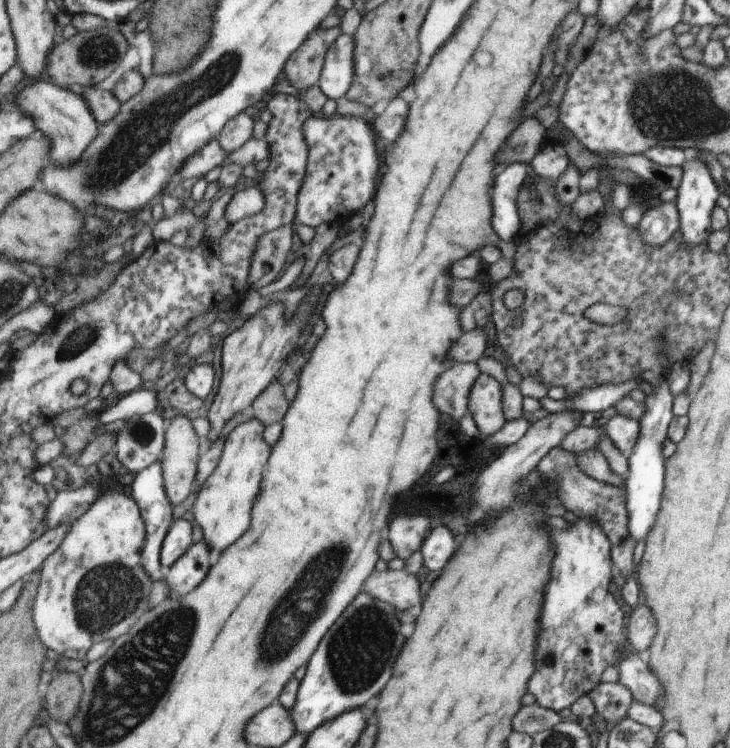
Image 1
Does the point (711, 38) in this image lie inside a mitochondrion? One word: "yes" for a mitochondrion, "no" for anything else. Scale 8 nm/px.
no

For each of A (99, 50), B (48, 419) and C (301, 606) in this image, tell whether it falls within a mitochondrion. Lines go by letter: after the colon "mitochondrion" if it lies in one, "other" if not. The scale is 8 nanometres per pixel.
A: mitochondrion
B: other
C: mitochondrion

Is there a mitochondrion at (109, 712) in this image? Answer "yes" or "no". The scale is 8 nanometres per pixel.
yes

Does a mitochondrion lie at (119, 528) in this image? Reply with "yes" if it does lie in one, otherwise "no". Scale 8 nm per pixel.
no

